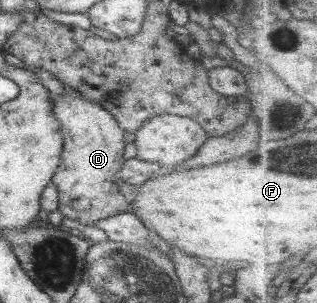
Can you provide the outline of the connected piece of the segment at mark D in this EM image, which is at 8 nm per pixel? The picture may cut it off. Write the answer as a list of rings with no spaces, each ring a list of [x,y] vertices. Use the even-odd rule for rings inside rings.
[[[65,92],[53,97],[52,113],[59,123],[64,140],[61,162],[51,182],[57,188],[59,211],[62,215],[83,225],[93,226],[101,219],[130,211],[131,205],[128,196],[121,194],[118,188],[121,182],[117,173],[126,163],[123,158],[126,143],[124,139],[125,131],[119,127],[115,117],[112,117],[111,113],[102,109],[101,106],[85,101],[83,97],[69,96]]]

